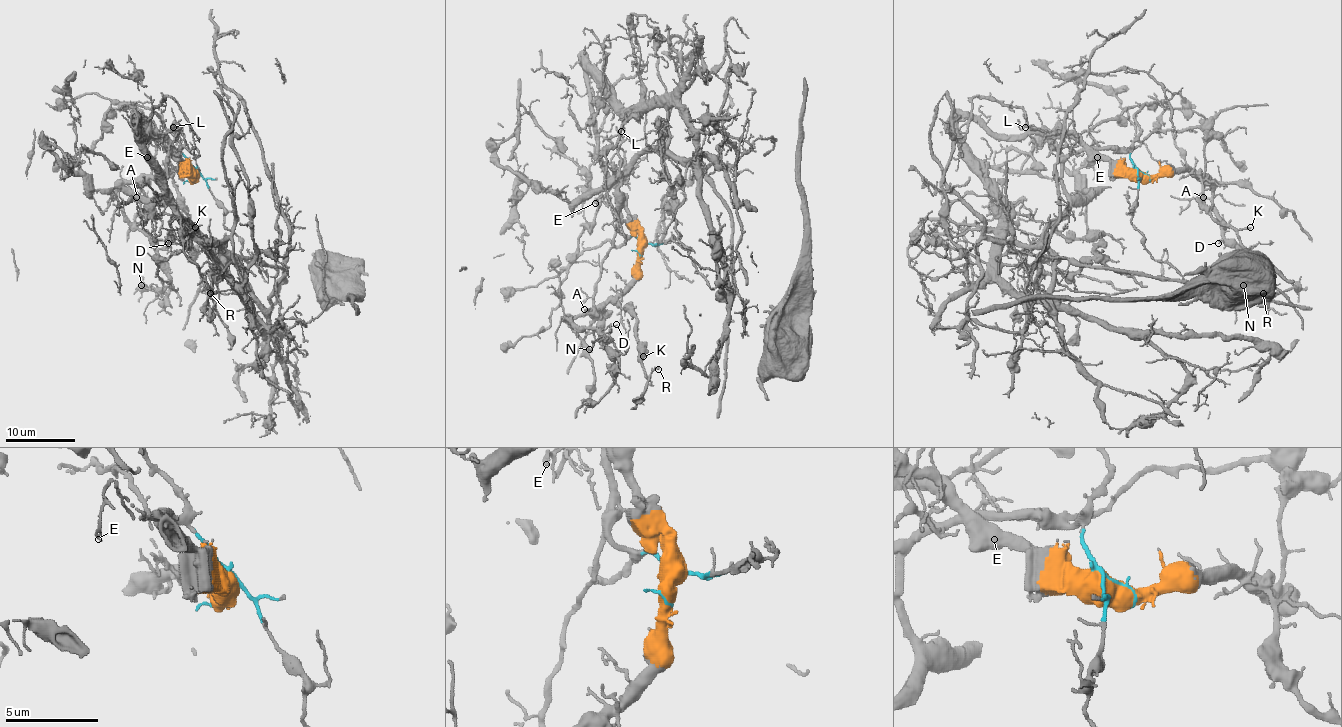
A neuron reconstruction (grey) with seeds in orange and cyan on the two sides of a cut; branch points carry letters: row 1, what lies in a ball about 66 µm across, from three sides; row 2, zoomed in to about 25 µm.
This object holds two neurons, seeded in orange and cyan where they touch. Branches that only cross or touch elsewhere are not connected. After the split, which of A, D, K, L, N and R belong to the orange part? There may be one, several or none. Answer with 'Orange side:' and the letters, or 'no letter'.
Orange side: A, D, K, L, N, R

